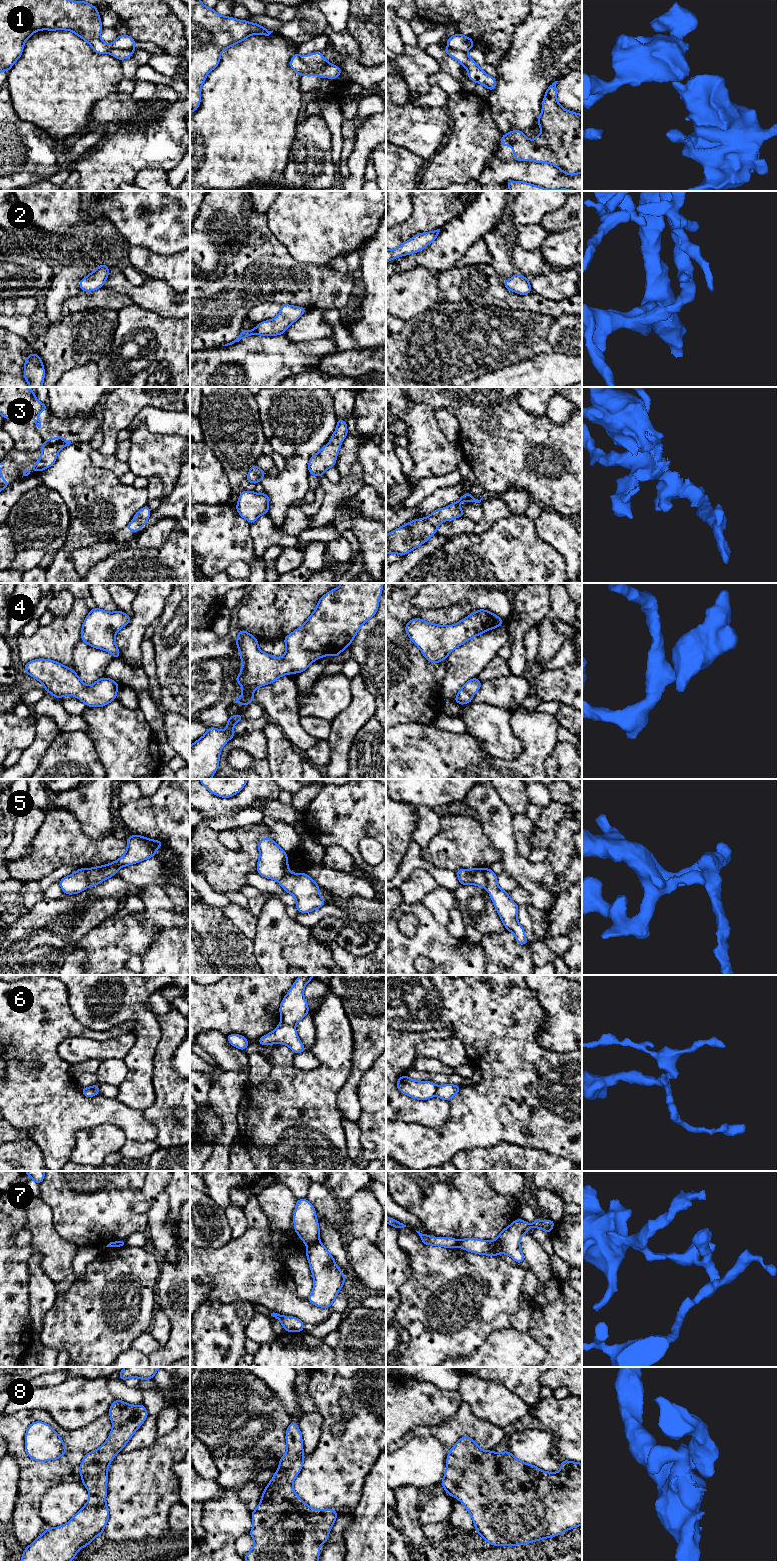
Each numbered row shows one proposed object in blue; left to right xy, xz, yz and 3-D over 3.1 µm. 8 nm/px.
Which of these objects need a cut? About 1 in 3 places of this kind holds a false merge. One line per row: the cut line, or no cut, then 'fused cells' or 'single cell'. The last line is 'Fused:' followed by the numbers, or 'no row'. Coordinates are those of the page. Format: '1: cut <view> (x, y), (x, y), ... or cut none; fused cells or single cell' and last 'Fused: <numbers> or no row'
1: cut xz (300, 57), (312, 67), (319, 67), (327, 62); fused cells
2: cut none; single cell
3: cut none; single cell
4: cut none; single cell
5: cut yz (483, 869), (486, 888); fused cells
6: cut xz (281, 1020), (294, 1026); fused cells
7: cut xz (319, 1240), (307, 1245); fused cells
8: cut none; single cell
Fused: 1, 5, 6, 7

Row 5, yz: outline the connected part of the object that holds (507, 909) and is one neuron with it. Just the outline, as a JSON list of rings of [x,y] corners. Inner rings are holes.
[[[489,867],[484,869],[484,871],[487,880],[486,889],[505,929],[514,934],[518,944],[526,945],[528,941],[525,930],[517,919],[519,905],[509,897],[508,891],[504,891],[499,887],[497,875]]]

